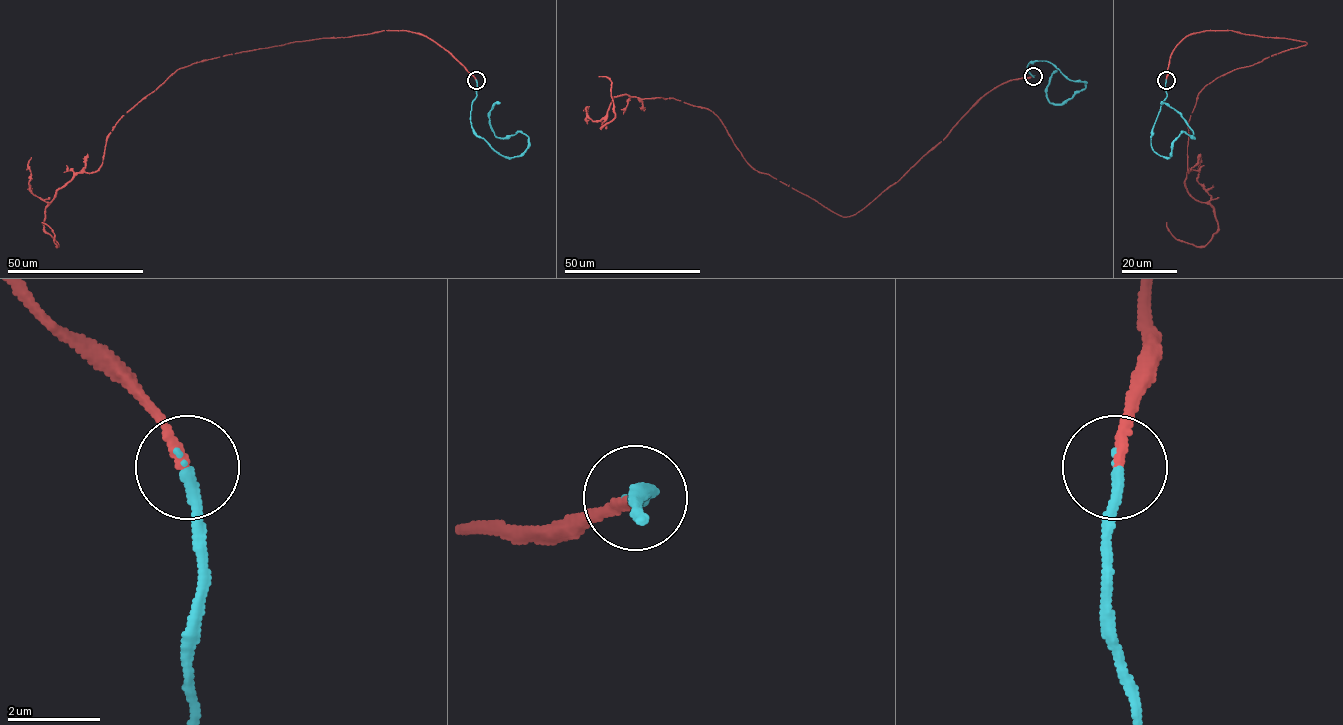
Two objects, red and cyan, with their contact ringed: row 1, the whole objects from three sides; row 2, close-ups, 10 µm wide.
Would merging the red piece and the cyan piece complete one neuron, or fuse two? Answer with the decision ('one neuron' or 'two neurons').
one neuron

